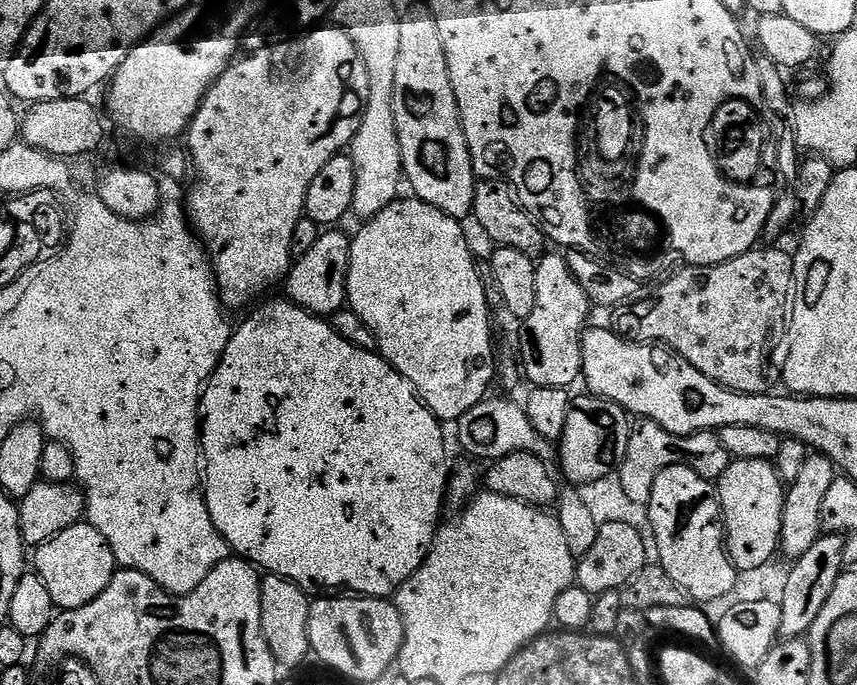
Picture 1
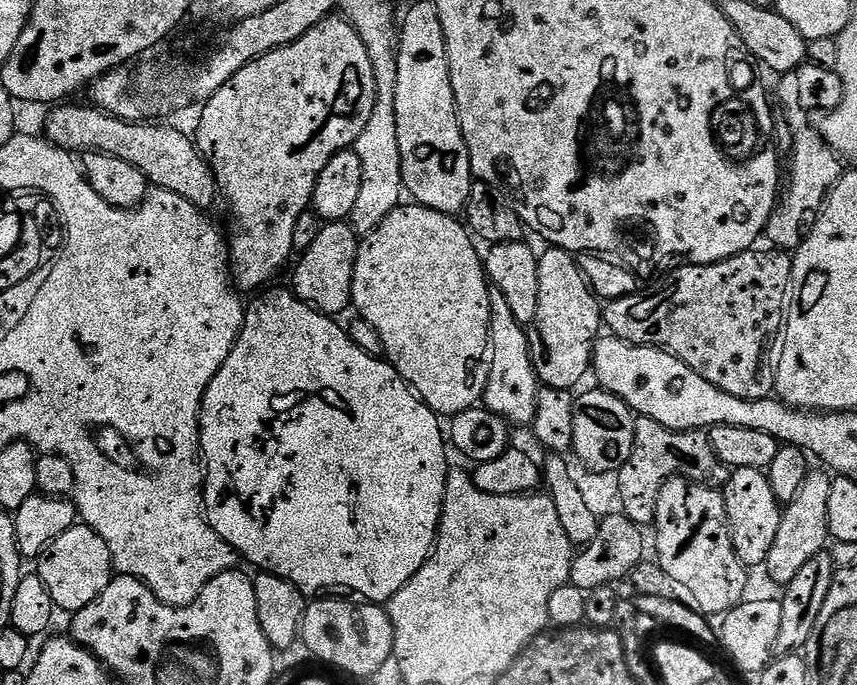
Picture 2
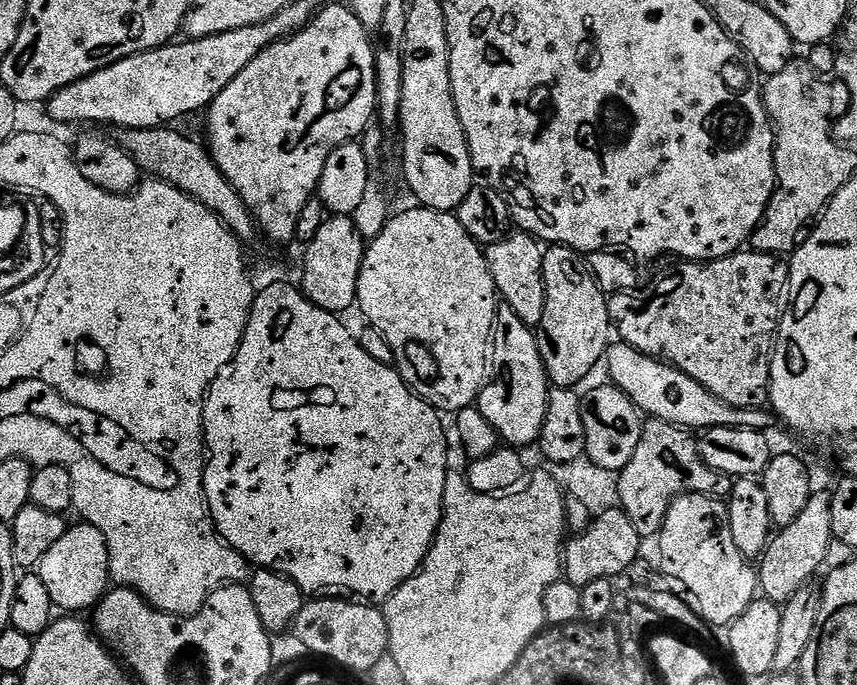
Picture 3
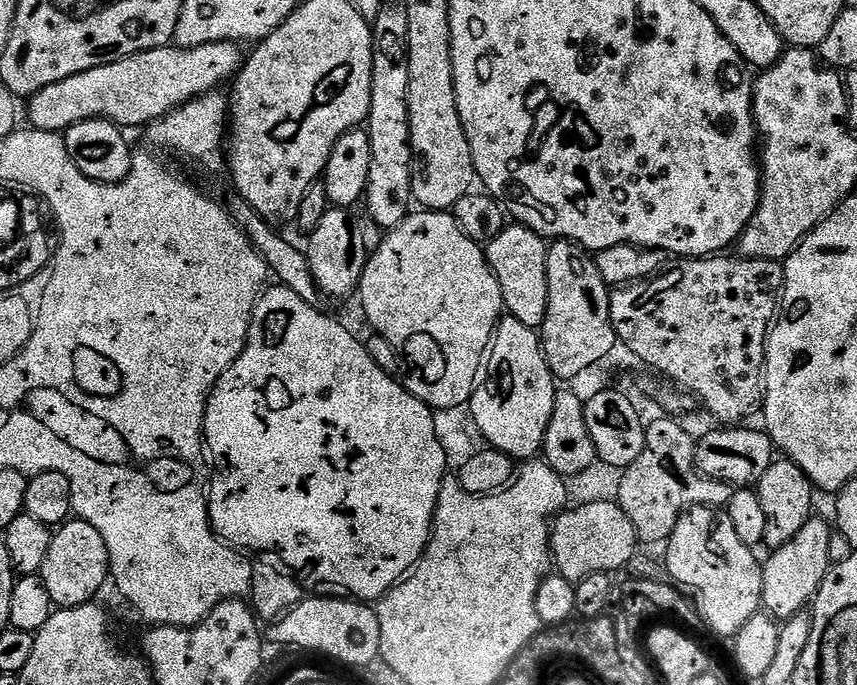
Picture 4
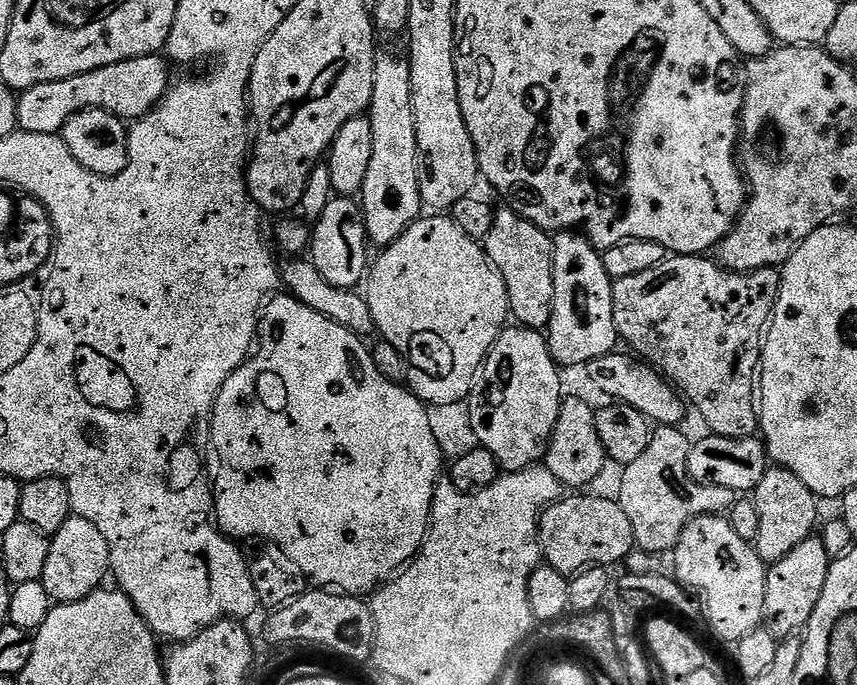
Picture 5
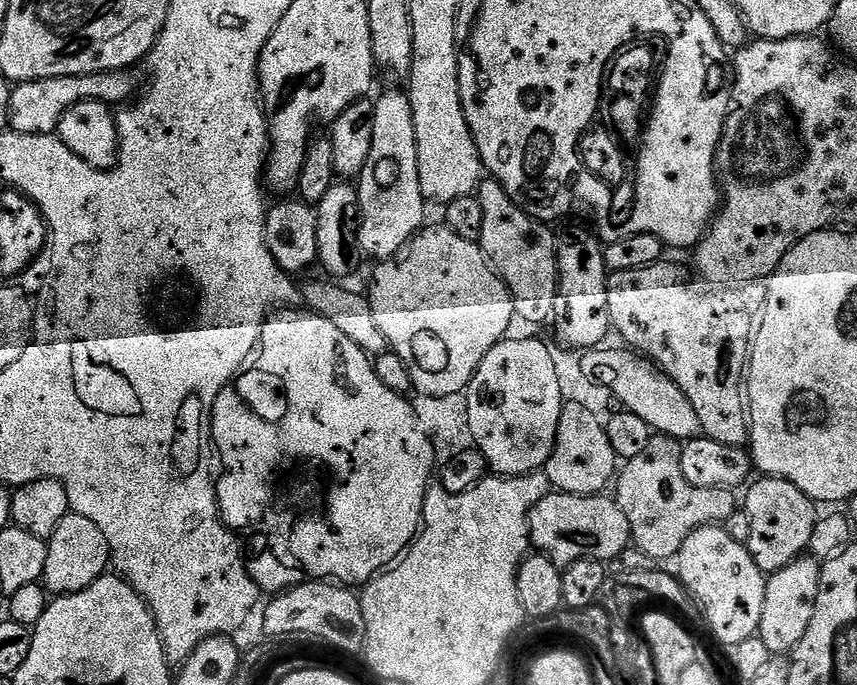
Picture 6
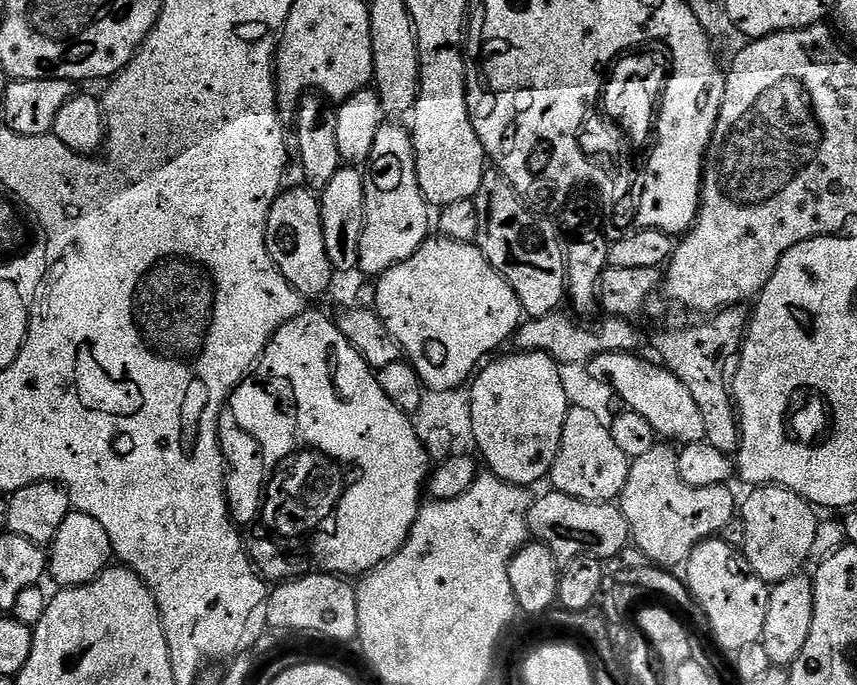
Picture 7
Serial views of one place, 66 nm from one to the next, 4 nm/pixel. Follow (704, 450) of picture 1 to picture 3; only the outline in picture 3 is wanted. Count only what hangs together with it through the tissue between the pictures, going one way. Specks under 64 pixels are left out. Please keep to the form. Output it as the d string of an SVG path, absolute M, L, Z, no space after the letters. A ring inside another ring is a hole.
M651 418L644 420L642 438L638 438L634 458L626 462L618 475L619 507L624 509L626 518L634 522L634 530L638 530L642 538L659 537L666 510L670 510L670 502L675 496L697 492L703 496L727 498L732 493L734 483L733 477L706 466L706 462L700 457L697 437L691 431L681 428L679 424Z

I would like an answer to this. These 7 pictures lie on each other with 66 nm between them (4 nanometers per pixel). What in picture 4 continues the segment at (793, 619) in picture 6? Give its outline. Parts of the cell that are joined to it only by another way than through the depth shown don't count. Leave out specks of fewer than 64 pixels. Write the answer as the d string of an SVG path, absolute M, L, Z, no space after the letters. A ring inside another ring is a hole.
M813 518L794 534L786 546L775 549L772 557L763 561L764 581L762 582L762 608L767 615L777 622L794 618L805 611L816 598L816 592L822 586L829 567L832 564L830 542L834 528L819 518Z

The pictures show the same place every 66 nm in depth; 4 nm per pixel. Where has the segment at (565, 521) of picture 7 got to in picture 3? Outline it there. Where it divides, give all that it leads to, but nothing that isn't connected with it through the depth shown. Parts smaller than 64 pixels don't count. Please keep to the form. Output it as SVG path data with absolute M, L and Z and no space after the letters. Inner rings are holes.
M616 507L597 515L584 532L573 535L564 545L563 575L578 589L598 578L612 580L623 577L631 563L642 556L642 537L634 530L634 522L626 518L624 509Z

